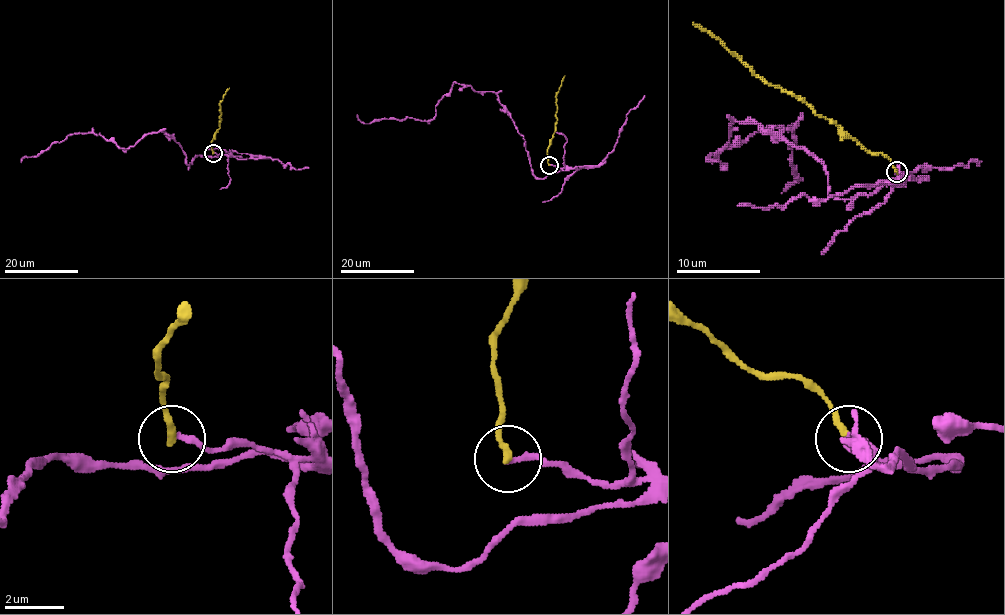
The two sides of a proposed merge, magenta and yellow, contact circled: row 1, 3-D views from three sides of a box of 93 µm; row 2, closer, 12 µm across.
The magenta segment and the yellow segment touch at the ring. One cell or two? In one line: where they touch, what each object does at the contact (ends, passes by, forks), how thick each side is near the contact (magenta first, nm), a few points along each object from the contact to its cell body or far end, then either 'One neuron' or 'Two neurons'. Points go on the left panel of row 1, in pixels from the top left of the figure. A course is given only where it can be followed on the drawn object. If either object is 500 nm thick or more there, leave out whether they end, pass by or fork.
Place: (213, 153). At the ring magenta ends. At the ring yellow ends. Thickness 200 nm (magenta) against 260 nm. Course of magenta: (212, 153), (226, 155), (198, 155), (188, 165), (165, 132), (145, 134), (128, 148), (84, 133), (21, 162). Course of yellow: (212, 153), (211, 142), (220, 127), (220, 102), (229, 88). Two neurons

